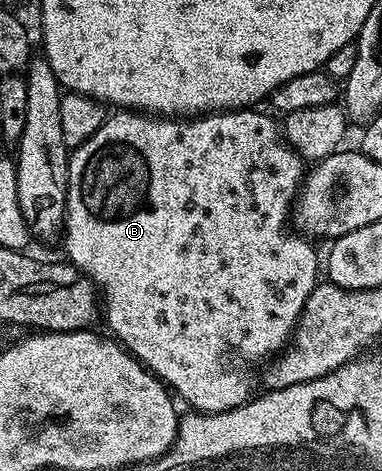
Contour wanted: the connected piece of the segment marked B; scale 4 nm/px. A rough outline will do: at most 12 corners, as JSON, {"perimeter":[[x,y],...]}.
{"perimeter":[[255,107],[115,111],[66,260],[200,413],[251,400],[321,281]]}

